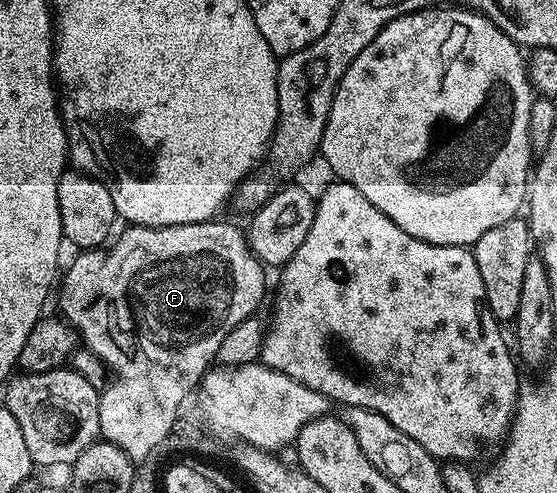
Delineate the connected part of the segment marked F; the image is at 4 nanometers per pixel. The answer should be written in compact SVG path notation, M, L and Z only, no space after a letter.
M221 220L200 221L190 225L168 225L162 229L156 229L150 225L125 227L121 238L117 242L115 242L116 240L112 242L114 245L110 253L105 253L104 248L78 252L76 254L78 257L70 263L66 273L64 270L59 281L59 289L61 285L60 316L77 330L80 340L91 352L105 353L105 357L109 357L109 361L113 361L113 353L109 353L109 349L117 349L117 345L121 345L121 349L129 349L129 357L137 357L137 353L133 353L133 341L141 341L141 349L145 349L145 361L149 361L147 381L152 382L153 393L161 393L161 401L165 401L165 405L173 405L173 401L177 401L177 397L188 398L192 394L192 389L194 392L200 386L201 380L217 361L219 343L223 343L223 339L227 339L229 332L239 323L254 316L258 312L257 308L260 307L261 300L265 297L265 289L261 286L260 277L267 273L266 266L262 265L261 260L250 251L246 234L242 230L240 233L231 222Z

